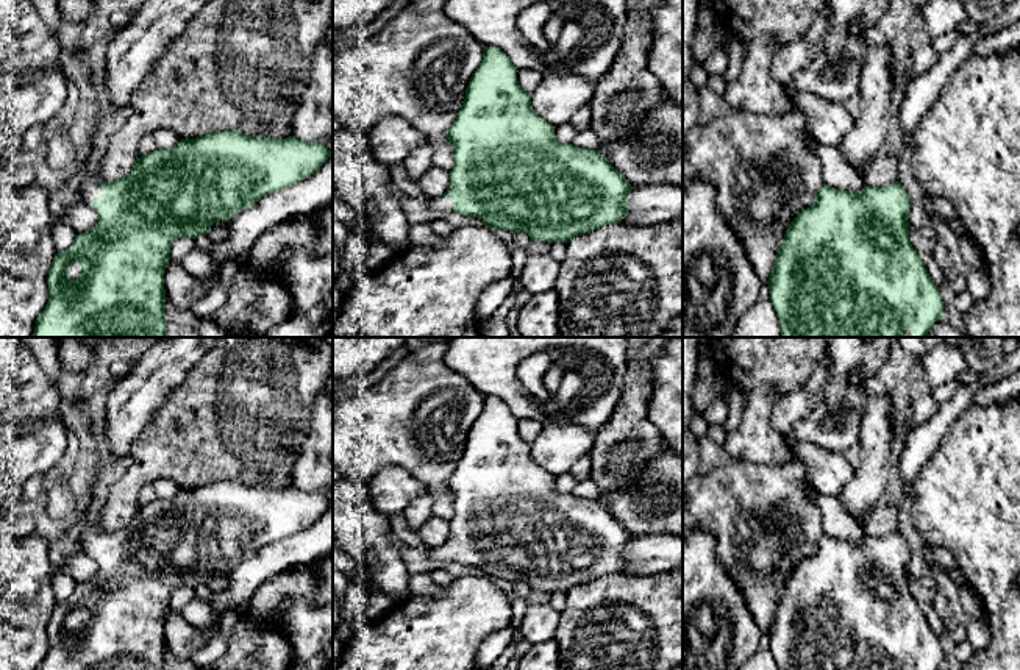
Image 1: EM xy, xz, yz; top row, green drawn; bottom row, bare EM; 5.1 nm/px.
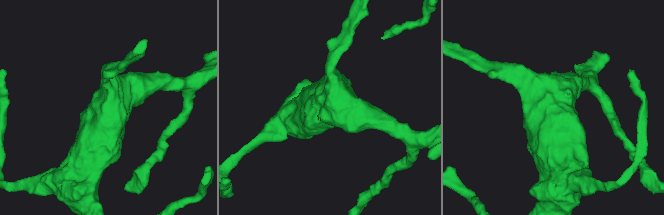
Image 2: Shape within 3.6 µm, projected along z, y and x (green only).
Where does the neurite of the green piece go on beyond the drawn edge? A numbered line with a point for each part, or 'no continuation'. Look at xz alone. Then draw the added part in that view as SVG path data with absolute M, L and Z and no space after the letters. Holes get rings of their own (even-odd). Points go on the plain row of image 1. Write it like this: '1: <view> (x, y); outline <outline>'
1: xz (439, 553); outline M444 545L436 547L436 548L431 548L430 550L430 556L434 561L453 561L453 558L455 558L453 550L451 548L447 548Z

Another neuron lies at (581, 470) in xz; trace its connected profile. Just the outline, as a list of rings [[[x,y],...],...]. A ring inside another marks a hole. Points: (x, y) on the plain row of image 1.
[[[589,456],[581,458],[570,470],[570,475],[580,483],[590,478],[592,462]]]

